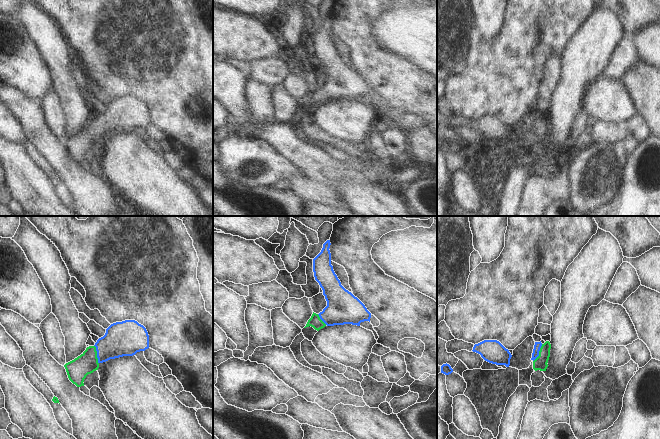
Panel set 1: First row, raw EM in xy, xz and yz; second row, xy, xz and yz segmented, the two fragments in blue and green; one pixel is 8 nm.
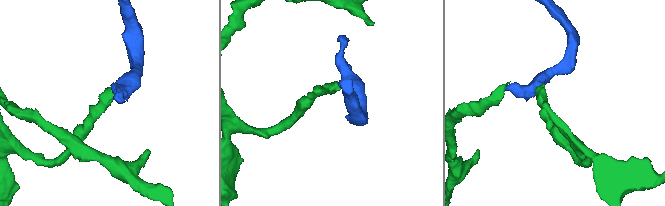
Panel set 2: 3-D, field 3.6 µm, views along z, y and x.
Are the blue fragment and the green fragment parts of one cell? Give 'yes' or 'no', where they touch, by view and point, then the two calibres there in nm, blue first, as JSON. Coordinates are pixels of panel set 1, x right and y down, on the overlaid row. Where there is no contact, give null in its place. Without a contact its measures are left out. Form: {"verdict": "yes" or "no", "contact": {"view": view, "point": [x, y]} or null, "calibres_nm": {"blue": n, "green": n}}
{"verdict": "yes", "contact": {"view": "xy", "point": [97, 354]}, "calibres_nm": {"blue": 280, "green": 170}}

